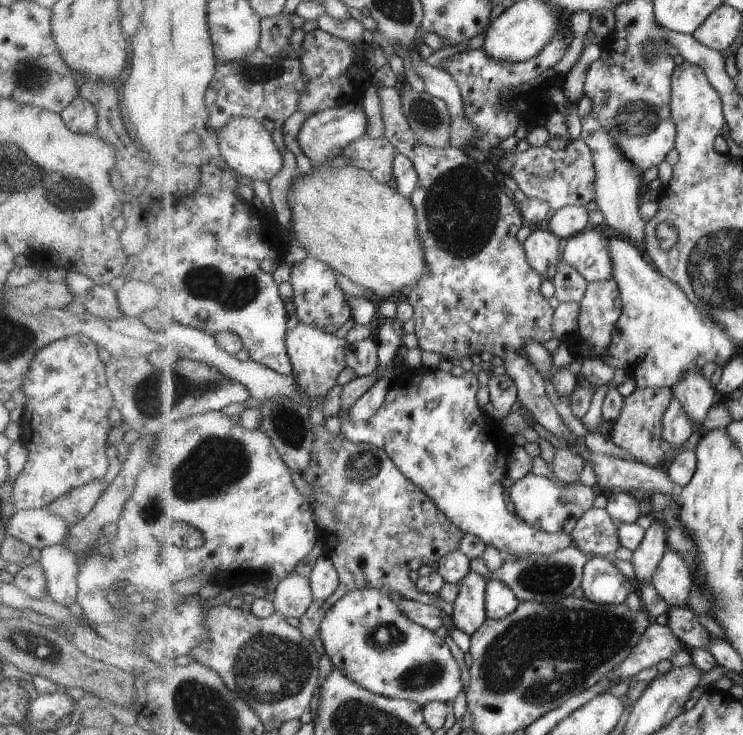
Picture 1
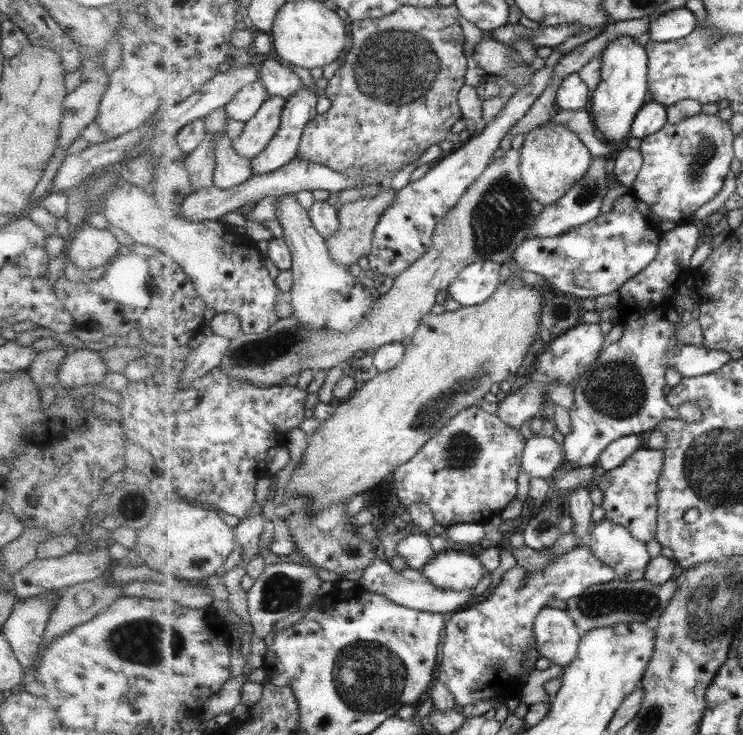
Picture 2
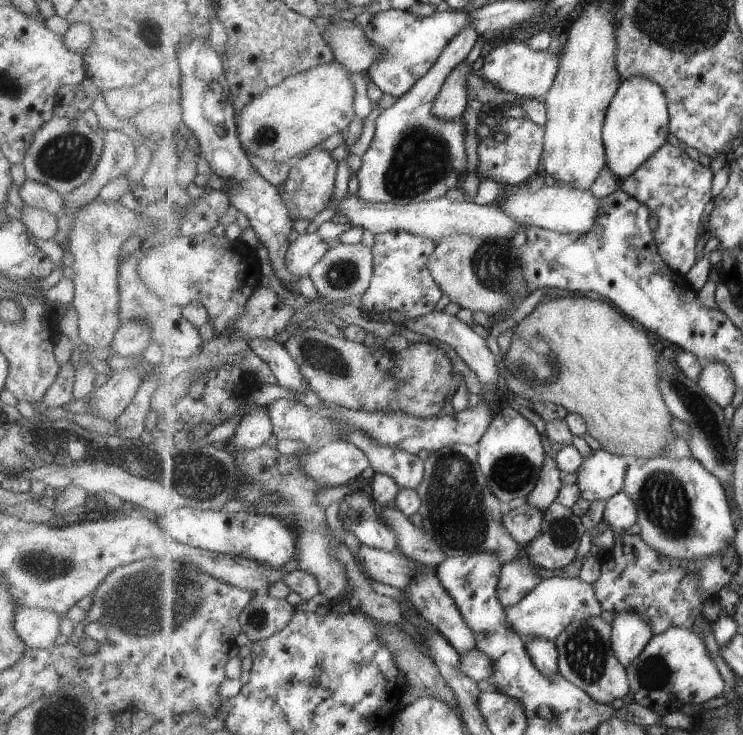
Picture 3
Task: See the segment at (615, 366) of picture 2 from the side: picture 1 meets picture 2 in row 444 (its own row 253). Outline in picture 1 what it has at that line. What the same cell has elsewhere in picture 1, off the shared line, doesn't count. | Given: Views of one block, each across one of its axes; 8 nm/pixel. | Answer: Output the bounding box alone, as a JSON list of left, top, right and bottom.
[562,230,615,282]

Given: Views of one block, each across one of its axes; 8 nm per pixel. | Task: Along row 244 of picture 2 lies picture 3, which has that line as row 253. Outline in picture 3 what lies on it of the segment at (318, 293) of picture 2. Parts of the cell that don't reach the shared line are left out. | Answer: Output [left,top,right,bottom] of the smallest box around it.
[286,231,332,276]

